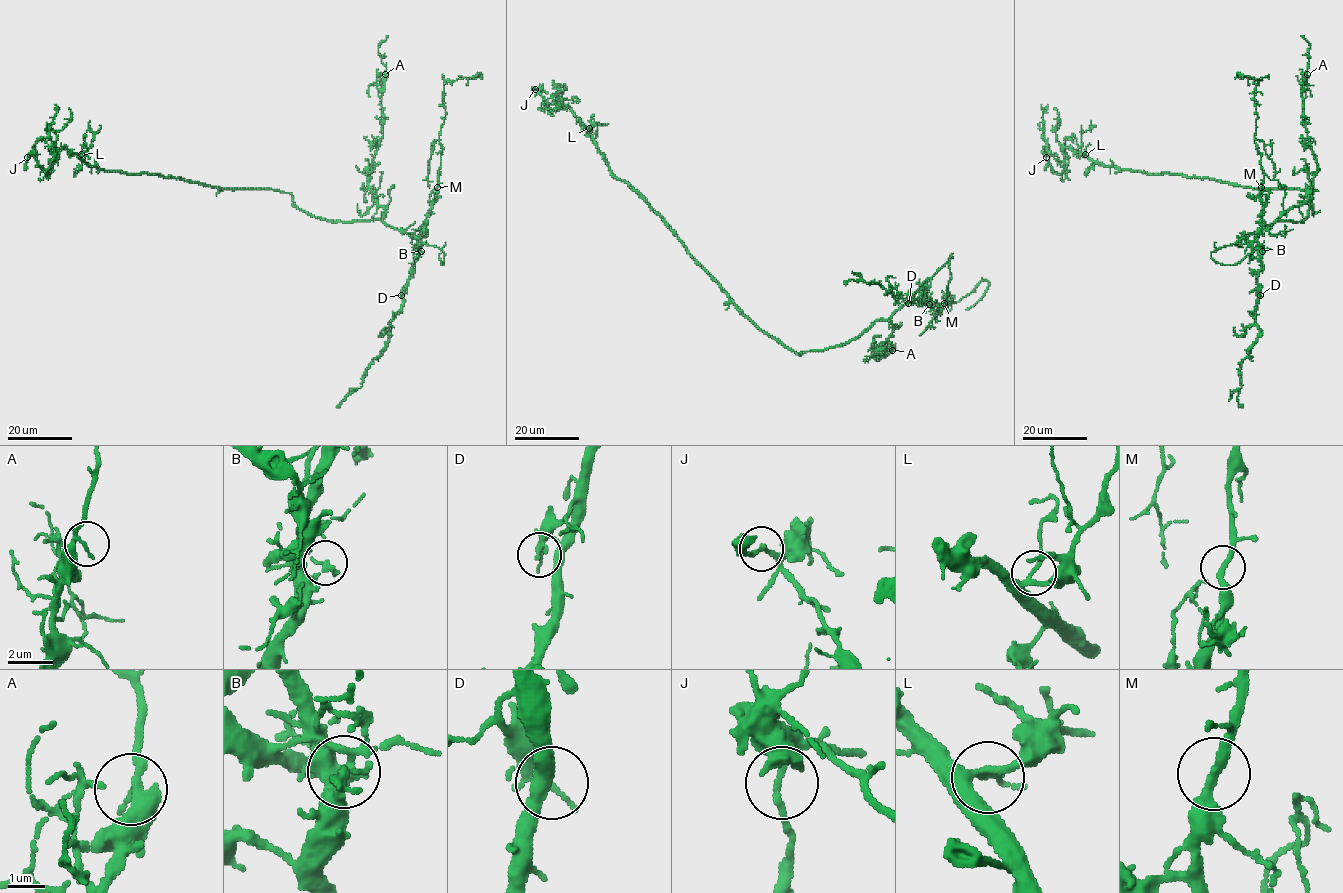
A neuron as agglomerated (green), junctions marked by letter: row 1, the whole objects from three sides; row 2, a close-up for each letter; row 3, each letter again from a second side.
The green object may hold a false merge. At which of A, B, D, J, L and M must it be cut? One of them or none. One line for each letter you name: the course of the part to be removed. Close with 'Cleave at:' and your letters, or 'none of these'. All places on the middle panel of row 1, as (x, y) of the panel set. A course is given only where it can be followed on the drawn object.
B: course (928, 304), (928, 299), (945, 306), (947, 296), (960, 301), (986, 279), (984, 295), (966, 310)
Cleave at: B

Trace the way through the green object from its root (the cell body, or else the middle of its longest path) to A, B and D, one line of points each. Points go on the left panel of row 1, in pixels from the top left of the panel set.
A: (277, 190), (329, 220), (383, 217), (368, 169), (382, 135), (385, 74)
B: (277, 190), (289, 192), (298, 208), (325, 219), (382, 220), (414, 236), (418, 251), (421, 251)
D: (277, 190), (289, 192), (298, 208), (315, 216), (334, 221), (382, 220), (414, 236), (417, 259), (401, 295)

